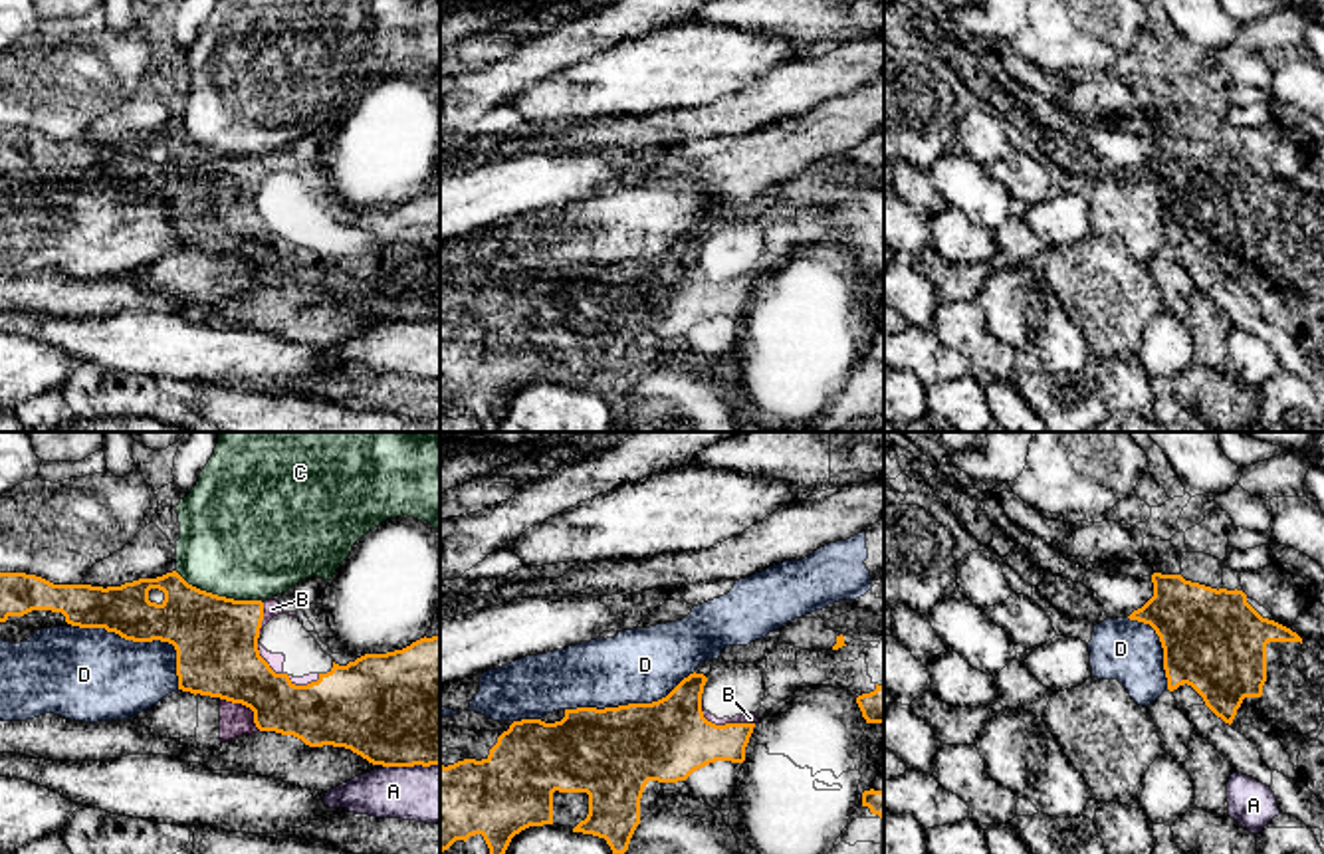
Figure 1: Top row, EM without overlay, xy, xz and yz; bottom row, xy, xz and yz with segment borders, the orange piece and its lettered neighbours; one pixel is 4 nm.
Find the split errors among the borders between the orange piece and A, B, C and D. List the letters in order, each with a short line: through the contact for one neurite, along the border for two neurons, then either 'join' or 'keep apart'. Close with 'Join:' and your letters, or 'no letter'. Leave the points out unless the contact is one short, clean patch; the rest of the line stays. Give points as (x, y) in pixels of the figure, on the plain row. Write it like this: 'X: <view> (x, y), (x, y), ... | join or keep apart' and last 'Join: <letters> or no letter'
A: keep apart
B: keep apart
C: keep apart
D: keep apart
Join: no letter

